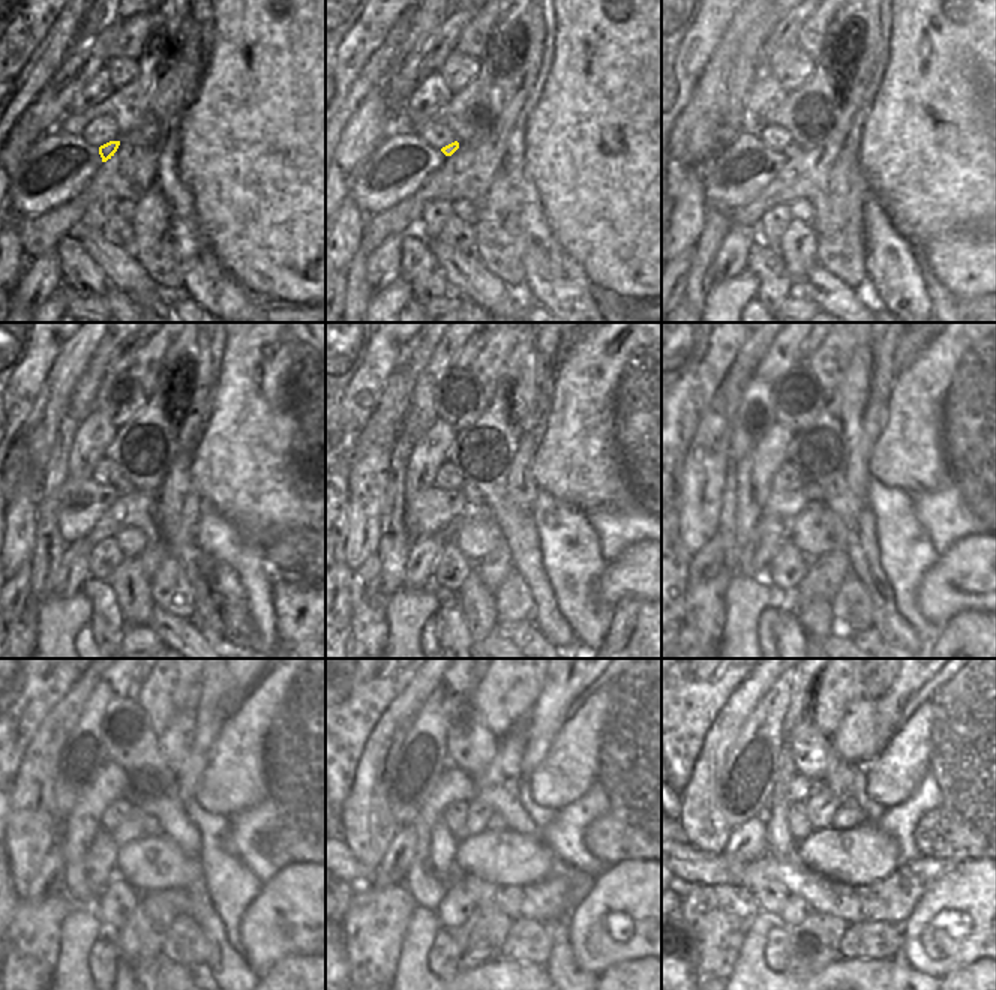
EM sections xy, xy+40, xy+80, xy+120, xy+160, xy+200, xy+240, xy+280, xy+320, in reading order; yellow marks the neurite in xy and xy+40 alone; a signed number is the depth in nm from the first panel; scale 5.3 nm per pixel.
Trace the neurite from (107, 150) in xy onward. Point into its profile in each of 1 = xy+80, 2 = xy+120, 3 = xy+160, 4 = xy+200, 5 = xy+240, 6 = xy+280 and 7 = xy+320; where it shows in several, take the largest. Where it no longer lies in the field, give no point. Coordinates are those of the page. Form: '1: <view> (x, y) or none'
1: xy+80 (794, 149)
2: xy+120 (123, 486)
3: xy+160 (471, 495)
4: xy+200 (813, 494)
5: xy+240 (152, 828)
6: xy+280 (495, 822)
7: xy+320 (849, 815)

